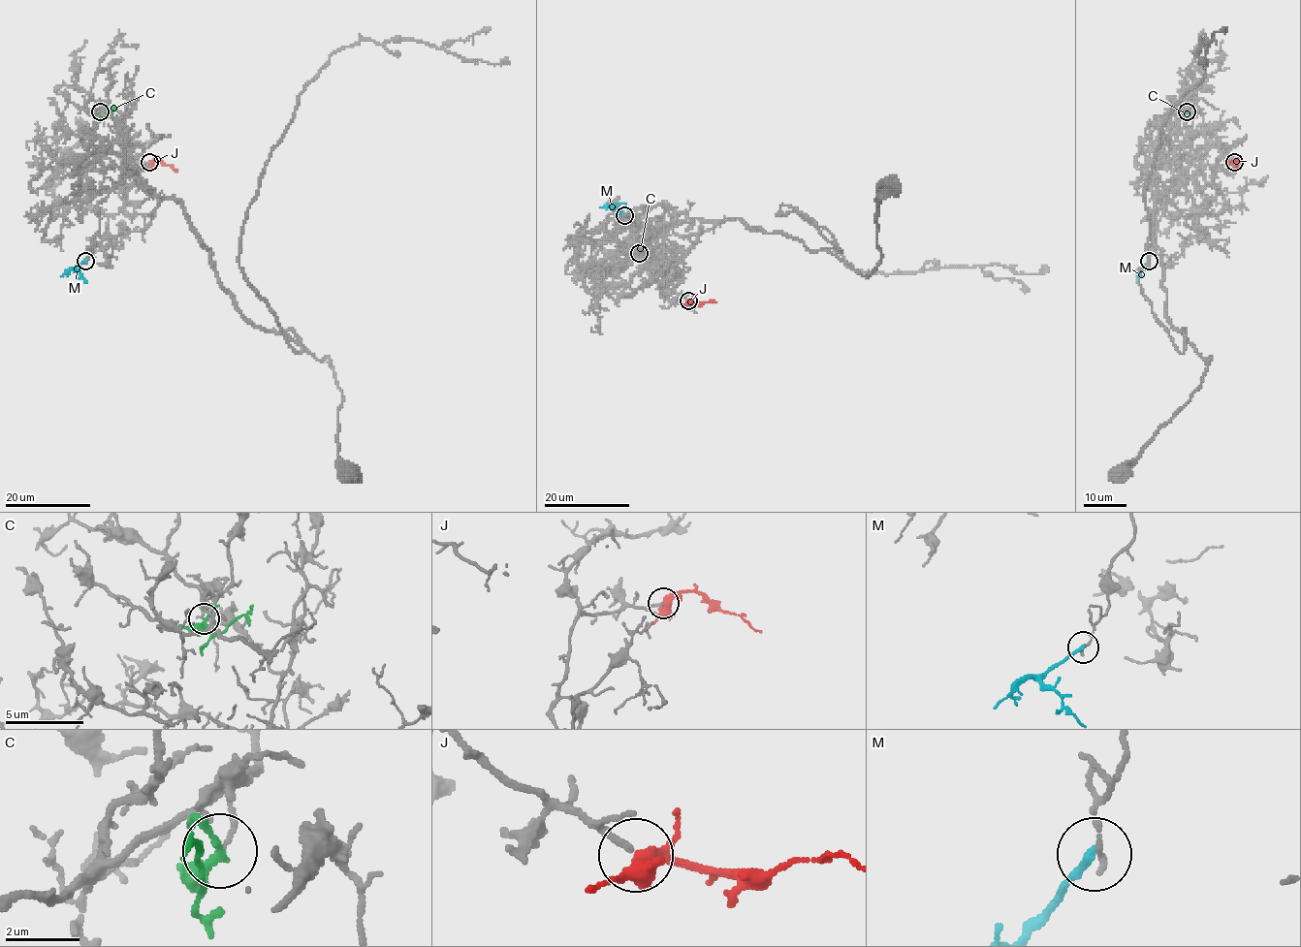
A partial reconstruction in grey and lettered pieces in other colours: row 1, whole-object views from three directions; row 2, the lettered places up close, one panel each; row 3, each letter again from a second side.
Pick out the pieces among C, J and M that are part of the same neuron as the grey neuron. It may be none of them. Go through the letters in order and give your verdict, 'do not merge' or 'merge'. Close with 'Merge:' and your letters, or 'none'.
C: do not merge
J: merge
M: do not merge
Merge: J

